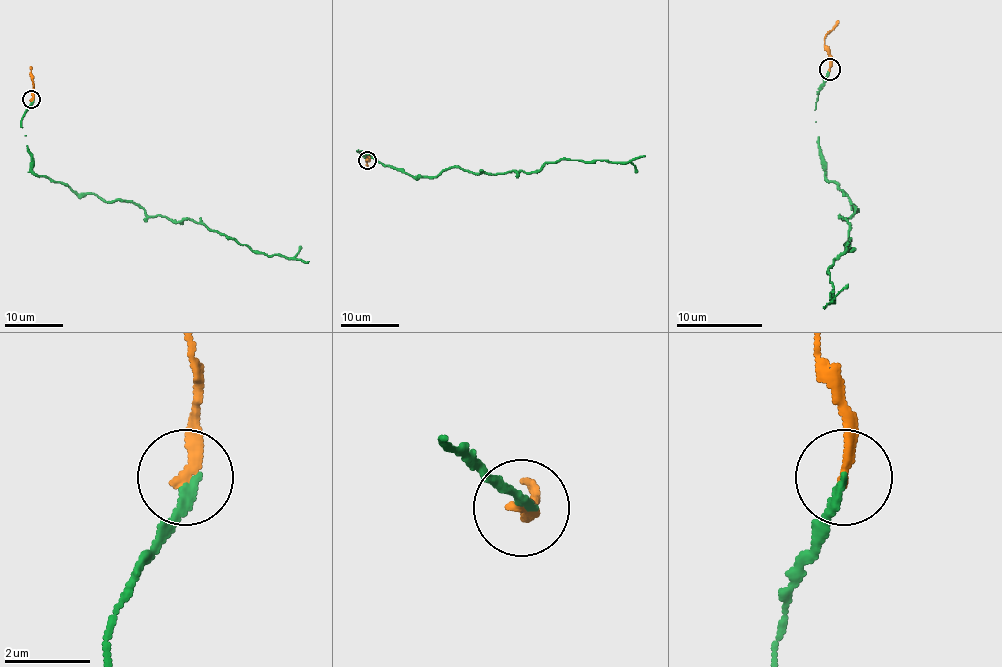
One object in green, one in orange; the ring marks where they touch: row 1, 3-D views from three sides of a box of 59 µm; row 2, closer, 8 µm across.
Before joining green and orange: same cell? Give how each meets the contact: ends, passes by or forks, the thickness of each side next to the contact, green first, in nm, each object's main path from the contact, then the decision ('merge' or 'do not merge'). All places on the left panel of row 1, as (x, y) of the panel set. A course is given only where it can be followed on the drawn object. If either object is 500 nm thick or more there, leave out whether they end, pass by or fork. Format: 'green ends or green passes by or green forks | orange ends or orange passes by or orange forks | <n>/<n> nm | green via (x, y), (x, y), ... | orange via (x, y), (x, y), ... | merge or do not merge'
green ends | orange ends | 200/280 nm | green via (32, 99), (22, 127), (35, 174), (79, 194), (139, 204), (148, 216), (200, 222), (268, 256), (309, 262) | orange via (32, 99), (32, 67) | merge

